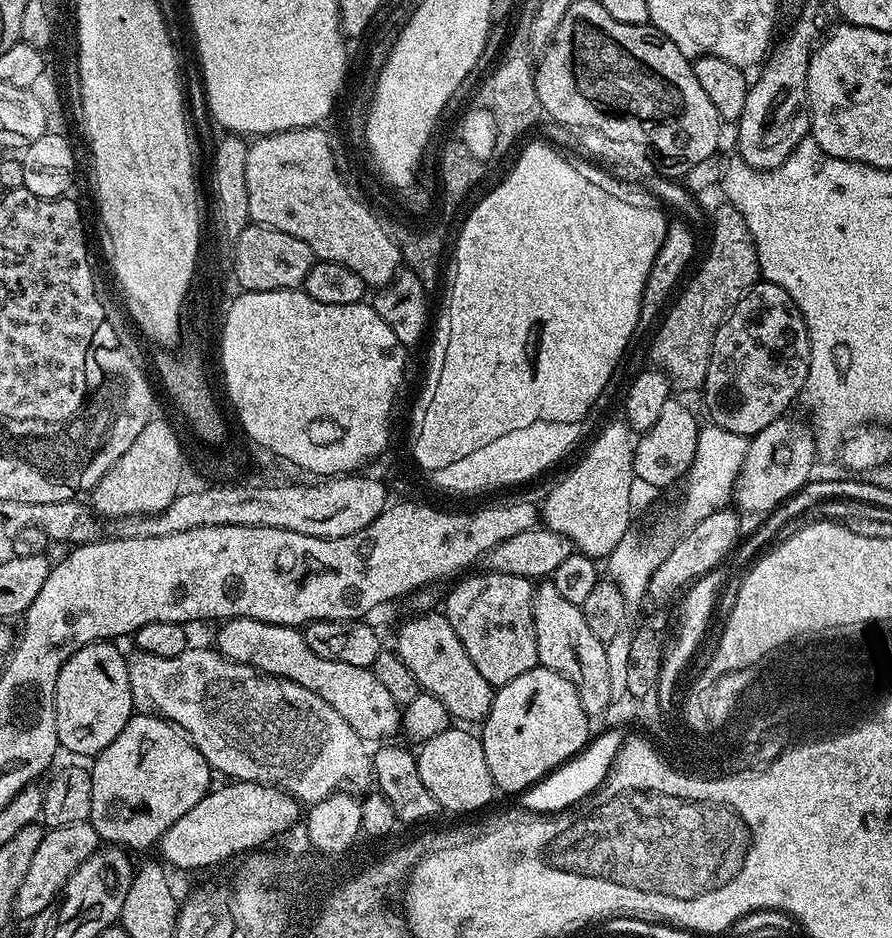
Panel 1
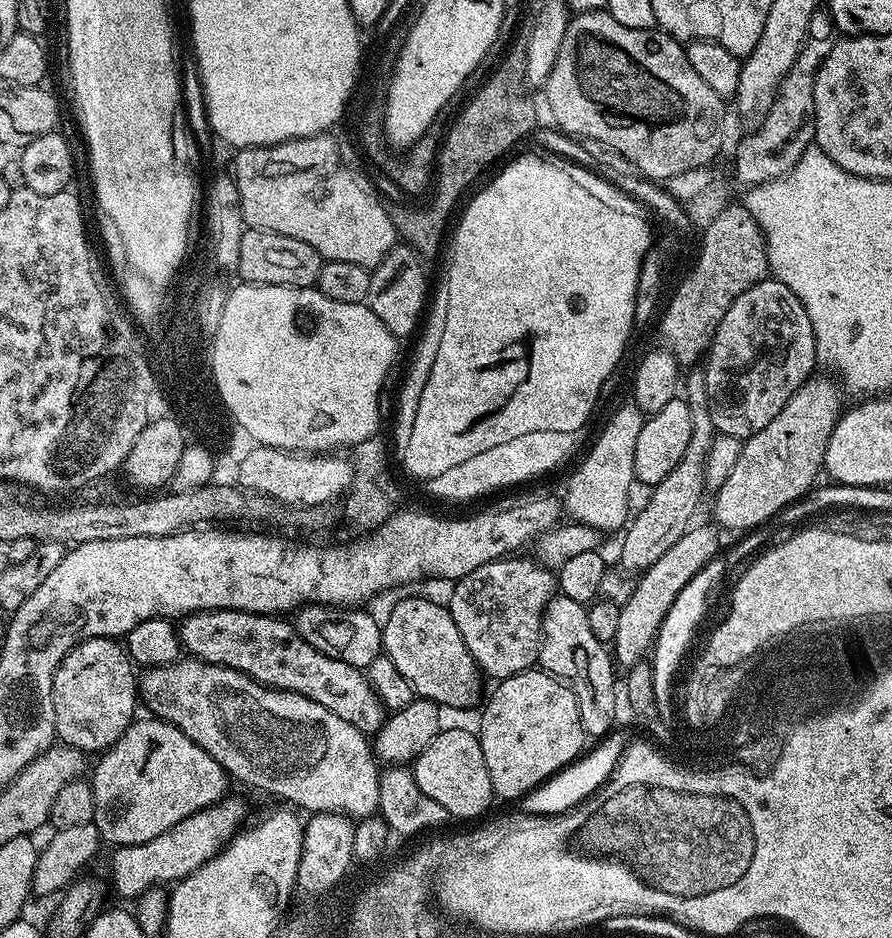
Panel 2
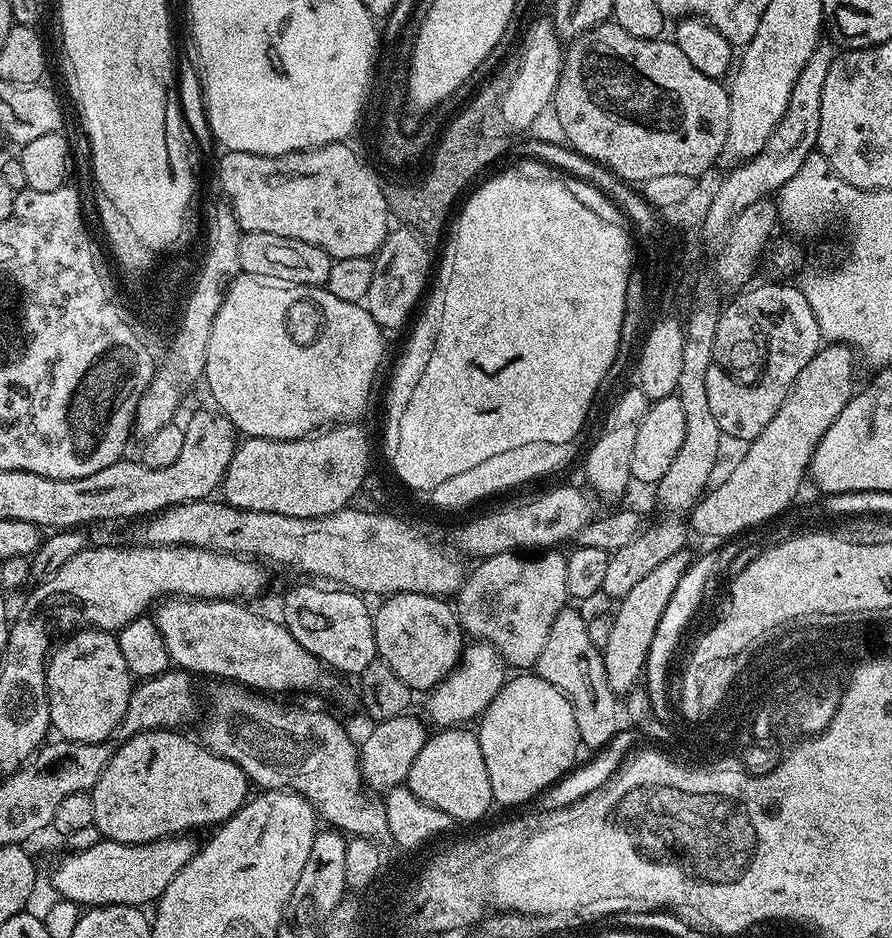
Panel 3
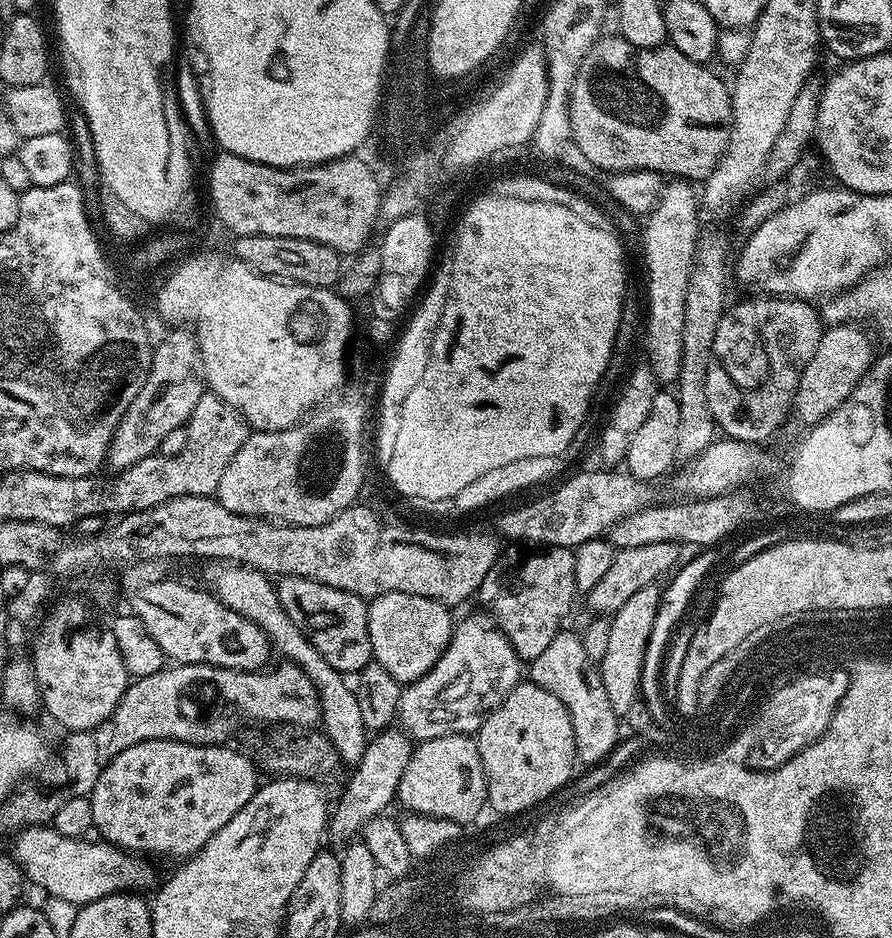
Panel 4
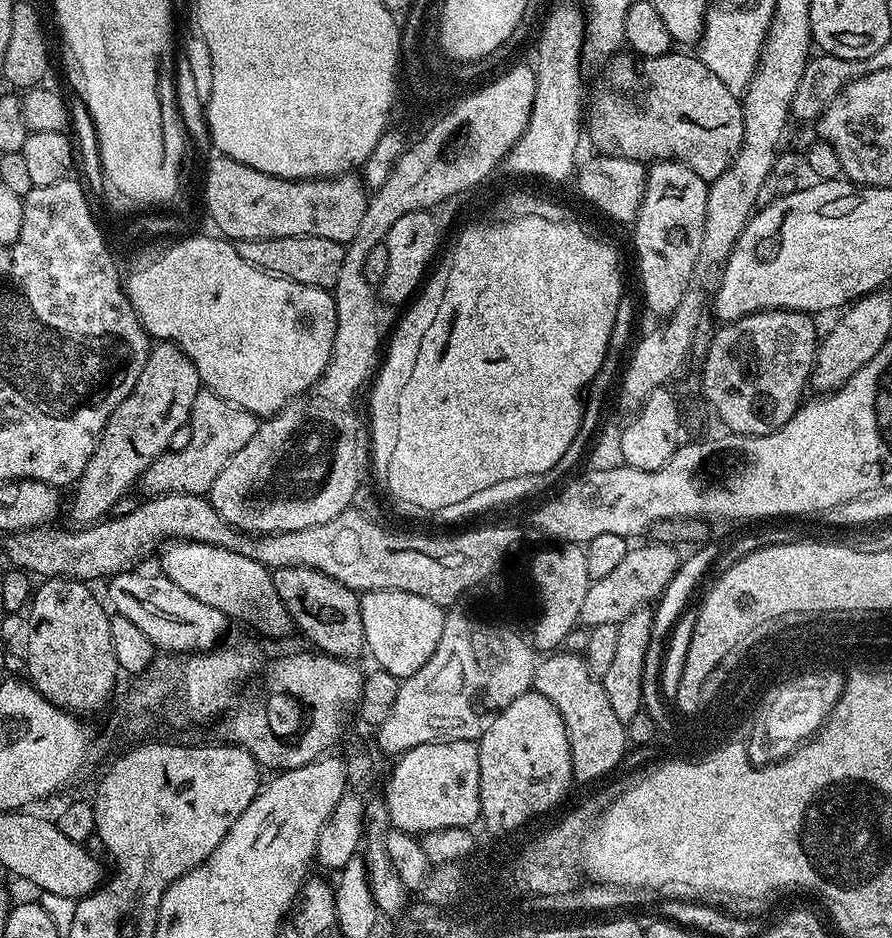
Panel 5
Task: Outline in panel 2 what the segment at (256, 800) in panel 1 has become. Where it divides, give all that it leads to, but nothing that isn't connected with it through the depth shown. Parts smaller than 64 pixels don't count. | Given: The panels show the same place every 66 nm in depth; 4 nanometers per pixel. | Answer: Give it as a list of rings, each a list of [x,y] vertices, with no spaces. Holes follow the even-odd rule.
[[[225,798],[182,818],[182,822],[170,826],[170,830],[162,830],[158,838],[150,838],[150,842],[117,847],[112,856],[113,890],[132,902],[154,886],[175,885],[220,853],[228,841],[241,831],[245,823],[243,820],[243,802]]]

